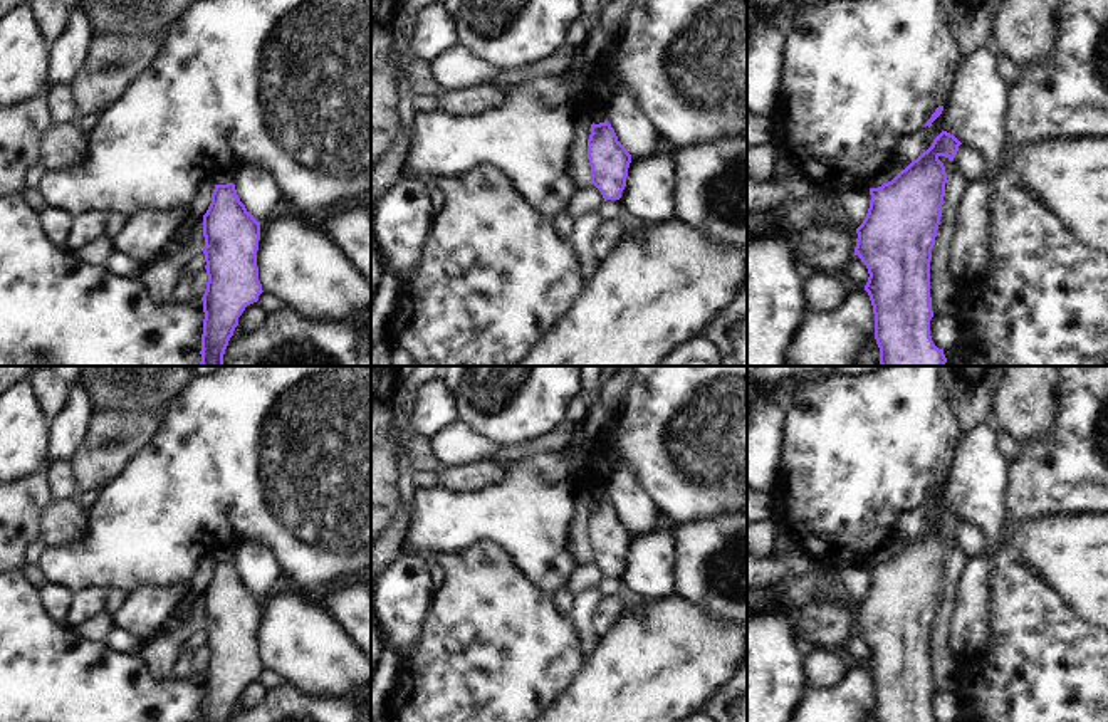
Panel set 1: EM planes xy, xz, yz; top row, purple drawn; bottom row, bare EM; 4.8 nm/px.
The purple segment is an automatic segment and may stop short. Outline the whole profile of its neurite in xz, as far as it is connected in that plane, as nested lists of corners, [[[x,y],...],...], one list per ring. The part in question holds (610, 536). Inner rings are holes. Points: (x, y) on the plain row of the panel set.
[[[608,497],[591,500],[588,536],[591,541],[591,561],[601,568],[604,576],[619,576],[626,562],[631,531],[618,517]]]

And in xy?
[[[233,559],[215,561],[203,613],[208,658],[201,722],[228,722],[238,693],[264,668],[257,643],[260,598],[247,588]]]

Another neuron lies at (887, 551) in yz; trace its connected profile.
[[[895,537],[888,546],[883,546],[871,559],[870,564],[878,564],[883,559],[891,557],[902,546],[905,546],[912,537],[898,539]]]

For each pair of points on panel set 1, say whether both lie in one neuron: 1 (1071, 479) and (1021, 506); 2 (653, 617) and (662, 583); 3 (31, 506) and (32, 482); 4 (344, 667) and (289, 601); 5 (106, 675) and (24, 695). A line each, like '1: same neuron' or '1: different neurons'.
1: same neuron
2: different neurons
3: same neuron
4: same neuron
5: same neuron

